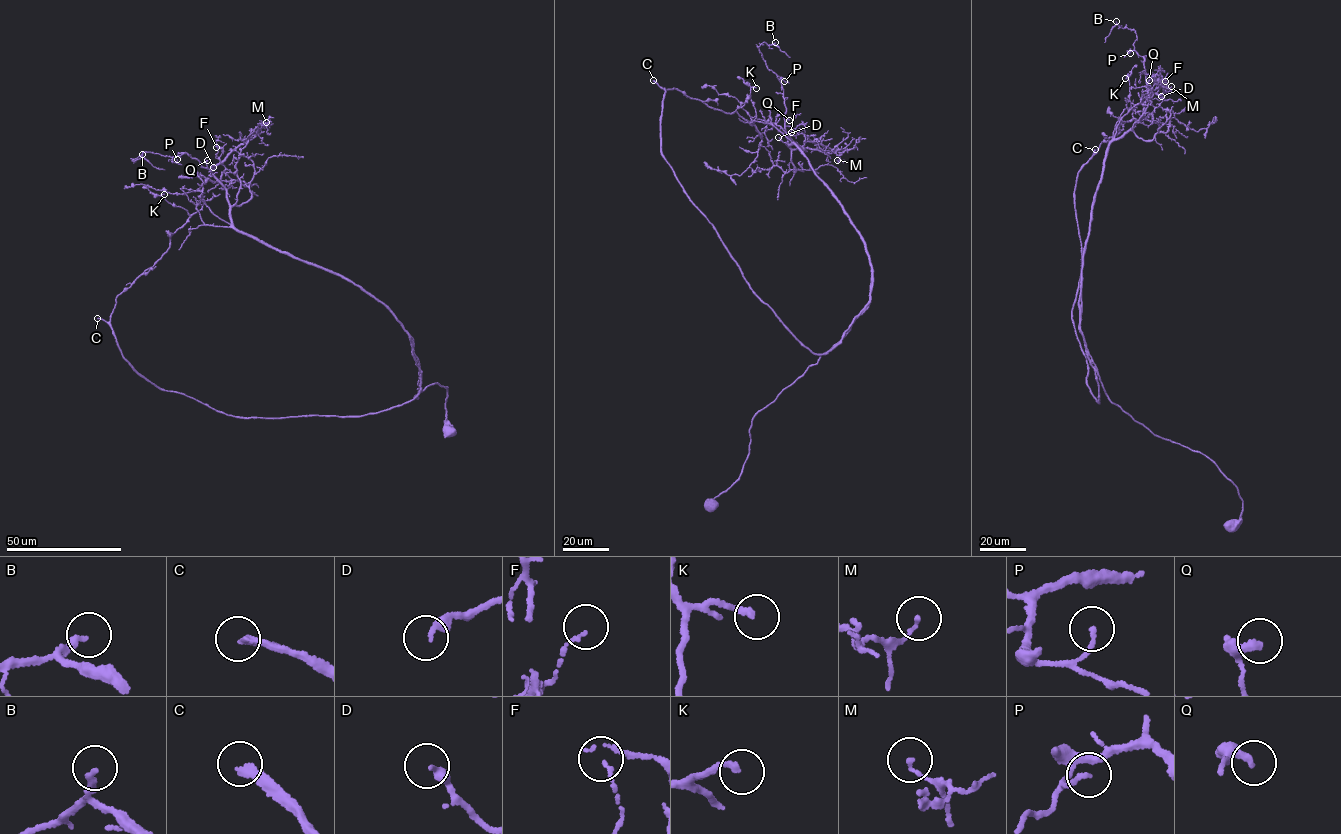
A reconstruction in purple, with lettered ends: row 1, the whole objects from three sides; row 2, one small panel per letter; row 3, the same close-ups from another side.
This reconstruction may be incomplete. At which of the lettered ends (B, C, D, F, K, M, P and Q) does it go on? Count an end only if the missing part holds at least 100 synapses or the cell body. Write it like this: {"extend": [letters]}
{"extend": ["C"]}

